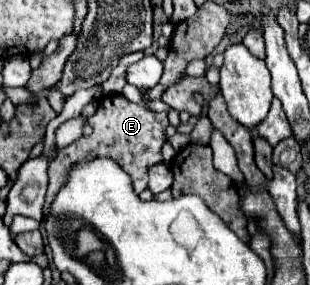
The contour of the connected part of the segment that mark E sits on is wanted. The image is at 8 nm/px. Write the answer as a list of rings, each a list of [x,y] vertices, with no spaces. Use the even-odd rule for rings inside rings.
[[[108,94],[108,96],[102,96],[98,100],[96,114],[88,122],[94,128],[92,134],[82,136],[76,142],[62,148],[58,152],[56,160],[52,160],[48,166],[50,184],[48,184],[48,192],[46,192],[44,214],[50,214],[50,206],[58,194],[58,190],[64,186],[64,182],[68,178],[66,174],[72,170],[74,164],[88,162],[94,158],[110,158],[110,160],[118,162],[118,166],[122,166],[122,170],[132,178],[134,192],[140,194],[148,186],[148,168],[162,162],[160,148],[164,144],[164,128],[168,126],[168,114],[166,112],[154,112],[146,106],[132,104],[126,98]]]

